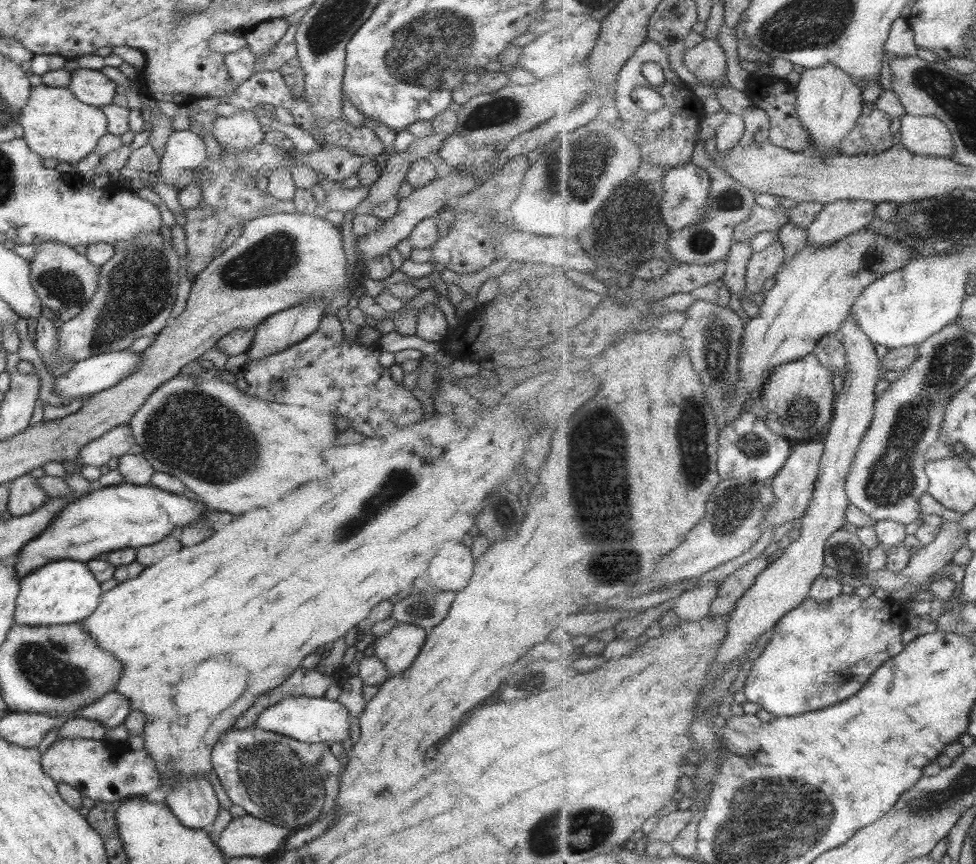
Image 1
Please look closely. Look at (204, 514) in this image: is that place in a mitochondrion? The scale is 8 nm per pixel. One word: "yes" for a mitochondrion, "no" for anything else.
no

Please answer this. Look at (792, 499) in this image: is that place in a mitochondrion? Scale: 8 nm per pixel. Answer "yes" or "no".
no

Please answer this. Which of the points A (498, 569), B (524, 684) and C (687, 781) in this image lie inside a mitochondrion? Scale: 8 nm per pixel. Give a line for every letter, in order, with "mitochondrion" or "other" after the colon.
A: other
B: other
C: other

